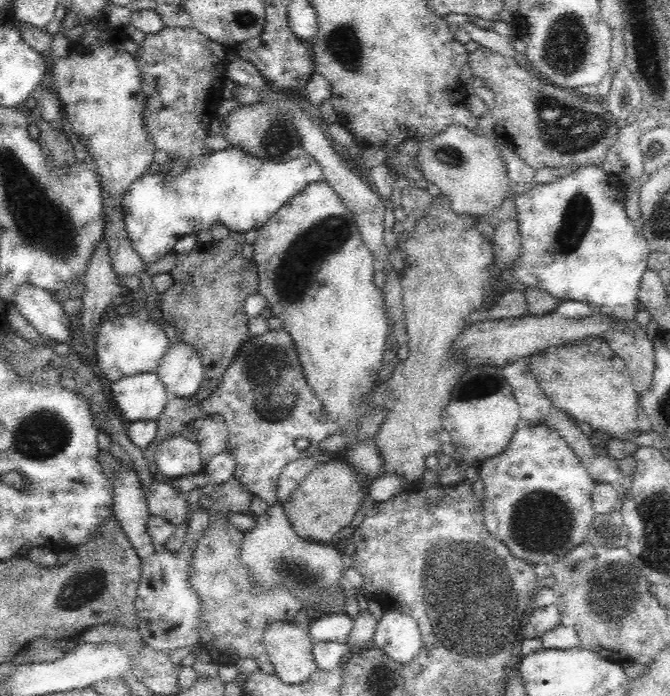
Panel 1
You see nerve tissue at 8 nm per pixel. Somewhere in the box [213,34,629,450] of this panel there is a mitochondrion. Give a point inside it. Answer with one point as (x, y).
(565, 130)

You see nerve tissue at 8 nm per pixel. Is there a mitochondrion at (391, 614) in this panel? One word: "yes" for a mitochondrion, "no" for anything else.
no

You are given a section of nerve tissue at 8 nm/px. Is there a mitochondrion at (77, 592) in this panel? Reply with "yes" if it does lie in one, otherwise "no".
yes

